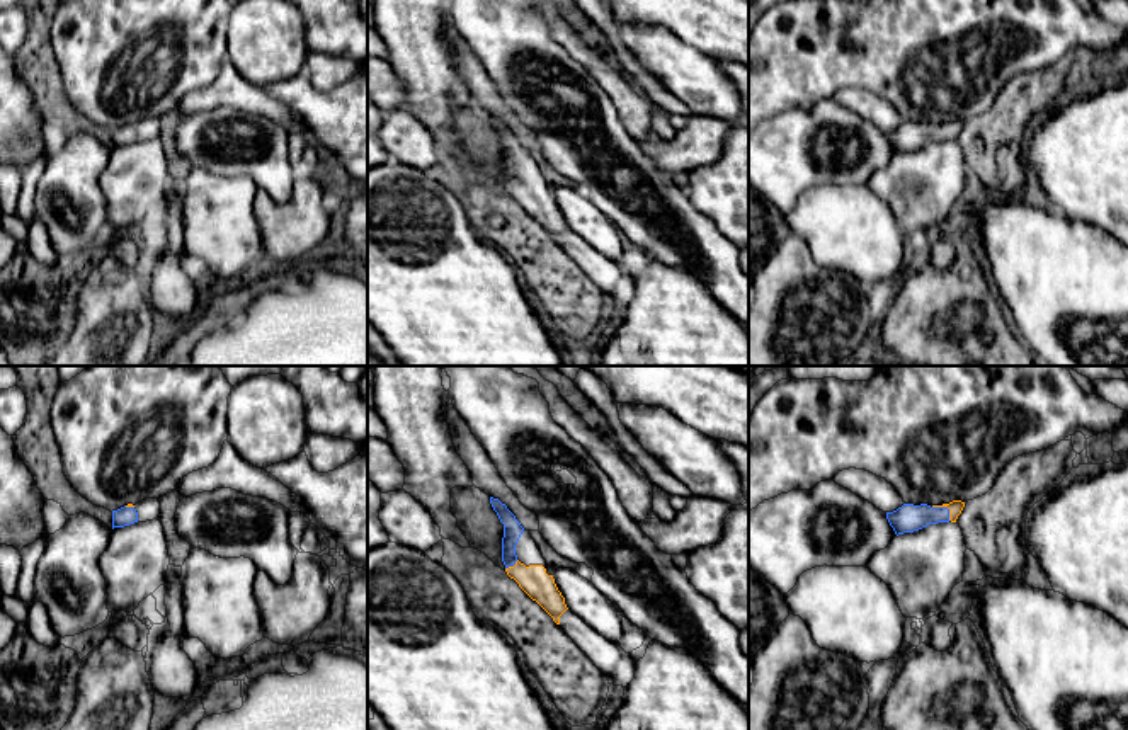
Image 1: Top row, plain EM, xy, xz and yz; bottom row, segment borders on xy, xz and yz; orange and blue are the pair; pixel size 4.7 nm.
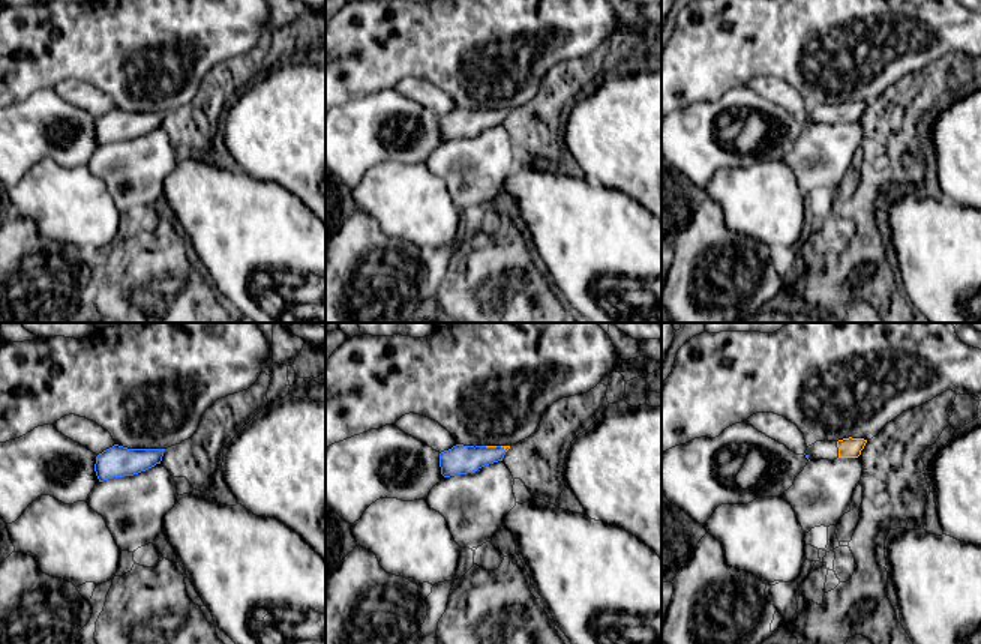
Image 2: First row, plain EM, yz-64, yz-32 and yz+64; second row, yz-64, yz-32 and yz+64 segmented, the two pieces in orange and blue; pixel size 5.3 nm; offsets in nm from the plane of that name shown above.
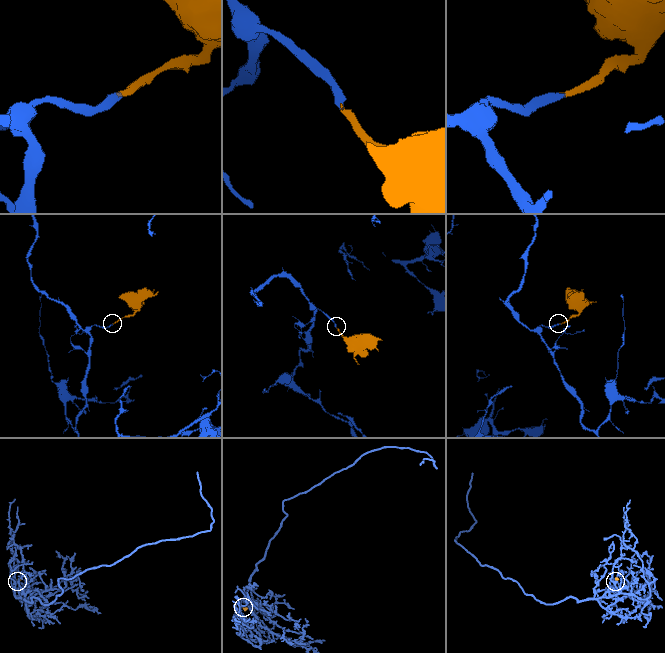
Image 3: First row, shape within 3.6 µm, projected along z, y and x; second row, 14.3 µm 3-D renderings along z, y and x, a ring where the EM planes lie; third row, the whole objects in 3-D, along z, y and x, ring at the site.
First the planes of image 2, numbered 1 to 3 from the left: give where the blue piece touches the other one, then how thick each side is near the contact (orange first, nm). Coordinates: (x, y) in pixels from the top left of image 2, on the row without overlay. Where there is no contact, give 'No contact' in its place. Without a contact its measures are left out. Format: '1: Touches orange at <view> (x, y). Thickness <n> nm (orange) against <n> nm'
1: No contact
2: Touches orange at yz-32 (491, 110). Thickness 20 nm (orange) against 160 nm
3: No contact

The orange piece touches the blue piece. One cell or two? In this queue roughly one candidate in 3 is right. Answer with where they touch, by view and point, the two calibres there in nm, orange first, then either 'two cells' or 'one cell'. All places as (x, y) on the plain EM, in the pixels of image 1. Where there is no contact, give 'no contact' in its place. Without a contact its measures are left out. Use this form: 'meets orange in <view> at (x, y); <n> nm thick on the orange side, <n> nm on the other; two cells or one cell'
meets orange in yz at (946, 125); 70 nm thick on the orange side, 140 nm on the other; one cell

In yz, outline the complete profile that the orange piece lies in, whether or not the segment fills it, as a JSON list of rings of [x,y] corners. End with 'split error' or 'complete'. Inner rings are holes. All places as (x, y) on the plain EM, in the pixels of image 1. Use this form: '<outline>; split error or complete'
[[[953,119],[949,123],[943,124],[914,124],[914,123],[903,123],[893,131],[886,131],[886,138],[890,145],[893,146],[895,153],[903,151],[914,151],[919,150],[929,143],[937,141],[956,141],[958,134],[961,133],[965,126],[965,121]]]; split error

